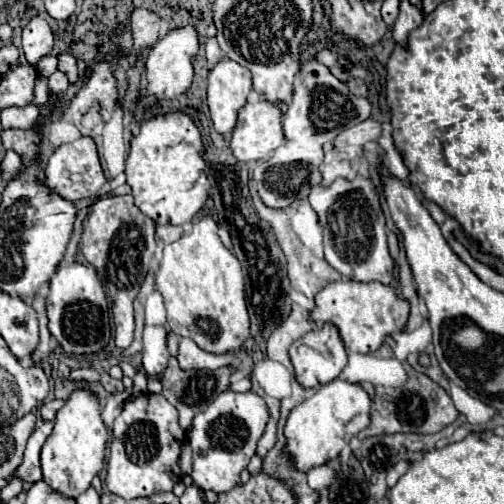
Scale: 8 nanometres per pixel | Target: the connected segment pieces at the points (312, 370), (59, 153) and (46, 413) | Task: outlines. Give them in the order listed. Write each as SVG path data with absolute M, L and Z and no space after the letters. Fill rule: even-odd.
M321 324L319 328L307 332L299 340L295 340L289 354L291 354L291 362L295 366L297 382L303 388L317 388L317 386L325 384L325 382L331 382L333 378L337 378L341 374L341 370L347 364L345 344L343 344L343 340L339 336L337 326L333 326L333 324Z
M81 136L73 144L59 146L49 156L49 162L45 166L45 180L43 180L43 184L47 188L51 188L55 194L59 194L61 198L65 198L69 202L75 202L75 204L81 198L97 196L105 188L107 178L105 178L103 170L101 170L101 162L99 162L99 156L97 156L95 142L91 138L87 138L87 136Z
M49 400L49 402L45 402L45 404L41 406L41 418L43 418L43 420L53 420L55 414L57 414L57 410L59 410L63 404L65 404L63 400Z

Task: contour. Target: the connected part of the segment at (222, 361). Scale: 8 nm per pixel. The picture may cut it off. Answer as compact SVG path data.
M181 338L177 360L183 370L215 370L221 366L231 364L235 358L235 352L227 352L227 354L211 354L201 350L191 338Z

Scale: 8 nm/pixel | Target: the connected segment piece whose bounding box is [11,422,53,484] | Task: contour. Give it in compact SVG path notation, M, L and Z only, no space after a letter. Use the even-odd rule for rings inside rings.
M43 422L39 428L35 428L35 432L29 436L25 458L23 458L21 466L11 474L11 478L19 478L21 482L29 482L29 484L43 478L39 452L41 452L41 446L45 444L47 436L51 434L51 428L53 428L53 422Z

